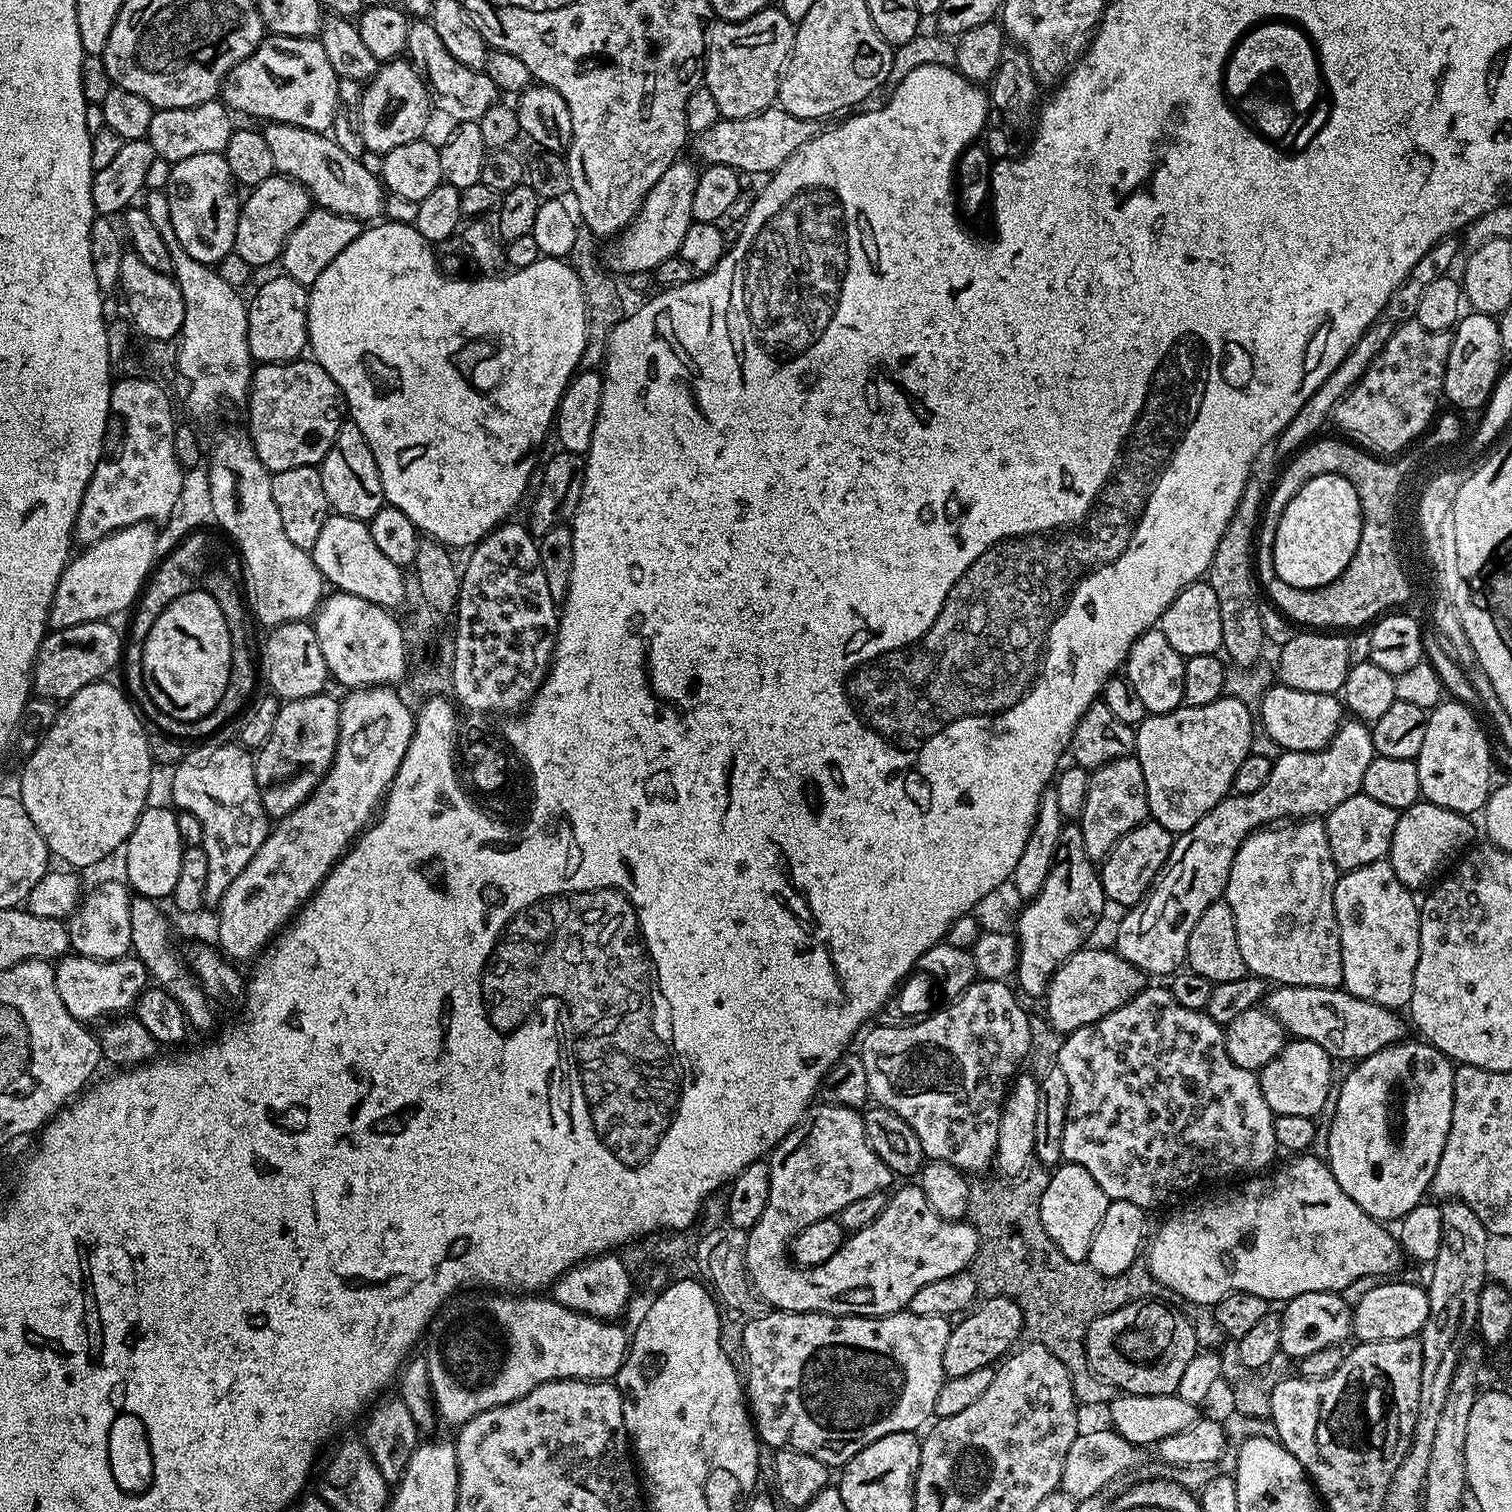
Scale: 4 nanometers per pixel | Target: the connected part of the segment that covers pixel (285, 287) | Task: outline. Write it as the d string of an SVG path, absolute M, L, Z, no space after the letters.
M277 274L268 280L256 293L248 305L248 345L253 361L260 364L285 364L287 360L299 360L308 348L308 294L309 289L303 284L294 282L294 278Z

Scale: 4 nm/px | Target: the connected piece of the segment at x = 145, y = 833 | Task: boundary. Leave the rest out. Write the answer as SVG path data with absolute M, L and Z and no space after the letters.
M145 807L138 818L134 830L128 835L128 842L122 849L124 872L131 891L137 896L149 896L157 902L171 897L174 882L178 882L178 870L182 866L182 854L185 850L184 839L178 834L176 812L171 807Z

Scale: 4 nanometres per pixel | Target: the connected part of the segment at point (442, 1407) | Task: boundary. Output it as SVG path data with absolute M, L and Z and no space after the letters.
M464 1294L459 1298L453 1299L440 1309L438 1315L429 1324L426 1333L428 1373L432 1383L432 1396L436 1399L436 1410L439 1419L443 1423L445 1420L446 1423L453 1424L453 1426L462 1425L470 1418L474 1418L486 1410L497 1408L498 1406L506 1406L510 1402L530 1394L530 1390L534 1390L540 1384L545 1384L551 1380L611 1381L616 1373L620 1371L621 1366L624 1365L624 1357L627 1356L630 1347L629 1333L627 1331L624 1333L618 1325L619 1323L616 1322L599 1320L593 1316L570 1310L566 1306L559 1304L557 1300L553 1300L544 1294Z

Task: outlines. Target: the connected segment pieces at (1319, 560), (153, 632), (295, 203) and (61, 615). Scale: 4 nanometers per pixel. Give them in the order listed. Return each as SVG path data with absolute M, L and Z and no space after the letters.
M1338 474L1310 478L1282 512L1274 537L1276 579L1295 588L1317 588L1334 582L1346 570L1360 541L1360 503L1354 486Z
M193 590L174 598L174 602L170 602L170 606L158 614L158 622L150 626L142 659L144 686L158 710L164 711L170 718L187 721L200 719L214 711L226 691L227 679L230 677L231 636L226 618L211 593L207 590Z
M273 174L266 182L255 185L248 197L243 197L240 217L236 227L235 251L254 270L260 270L267 264L275 265L280 259L286 238L306 218L310 211L310 197L305 188L288 176Z
M152 522L126 526L87 545L81 556L73 555L56 583L48 611L49 629L69 628L82 622L108 620L119 612L127 613L137 603L157 563L156 528L157 525Z

